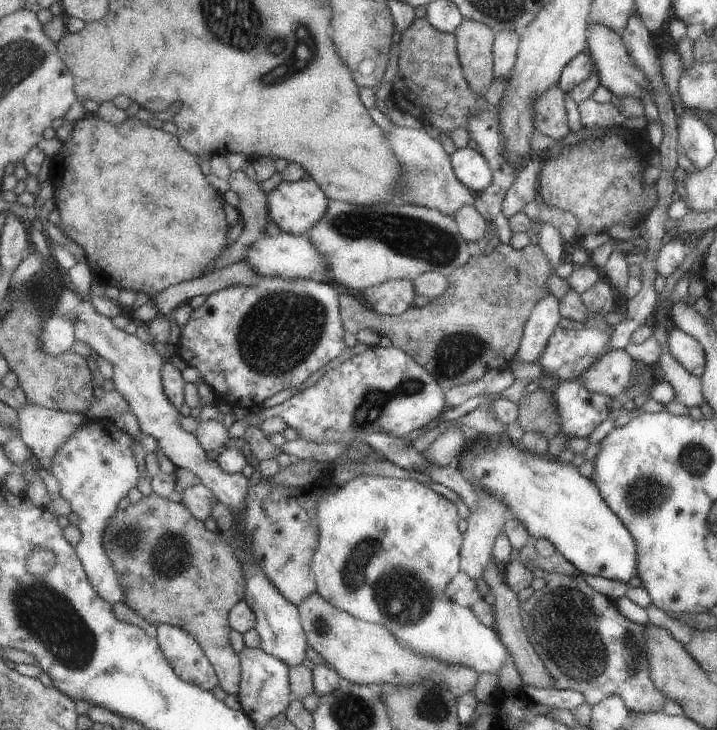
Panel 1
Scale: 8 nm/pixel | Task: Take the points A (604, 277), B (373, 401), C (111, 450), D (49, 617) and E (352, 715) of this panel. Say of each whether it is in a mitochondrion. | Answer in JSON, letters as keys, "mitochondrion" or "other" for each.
{"A":"other","B":"mitochondrion","C":"other","D":"mitochondrion","E":"mitochondrion"}

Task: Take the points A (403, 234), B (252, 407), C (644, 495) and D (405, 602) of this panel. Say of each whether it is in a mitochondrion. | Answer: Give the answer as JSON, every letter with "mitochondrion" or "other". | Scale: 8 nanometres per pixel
{"A":"mitochondrion","B":"other","C":"mitochondrion","D":"mitochondrion"}

